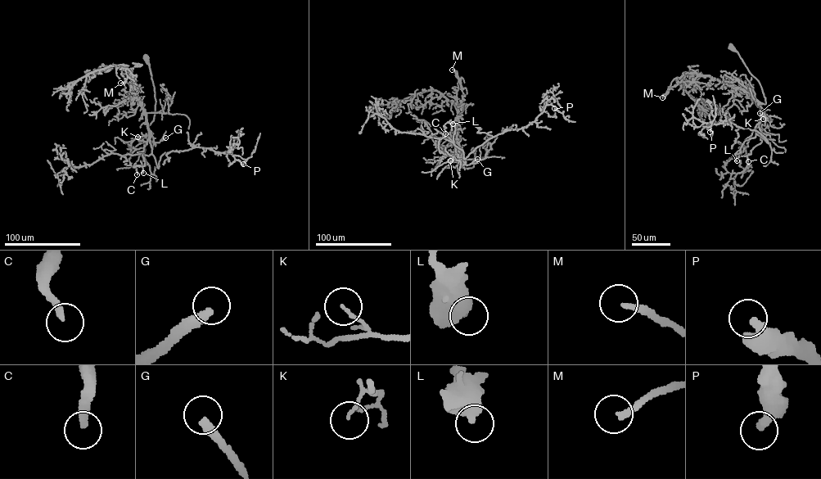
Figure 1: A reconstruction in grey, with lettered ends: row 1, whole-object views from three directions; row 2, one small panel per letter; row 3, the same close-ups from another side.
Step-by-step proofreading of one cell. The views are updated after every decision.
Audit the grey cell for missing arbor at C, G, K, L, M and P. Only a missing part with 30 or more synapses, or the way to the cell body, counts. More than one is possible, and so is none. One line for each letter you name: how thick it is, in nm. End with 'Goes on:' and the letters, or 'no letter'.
C: 240 nm thick
G: 360 nm thick
M: 200 nm thick
Goes on: C, G, M

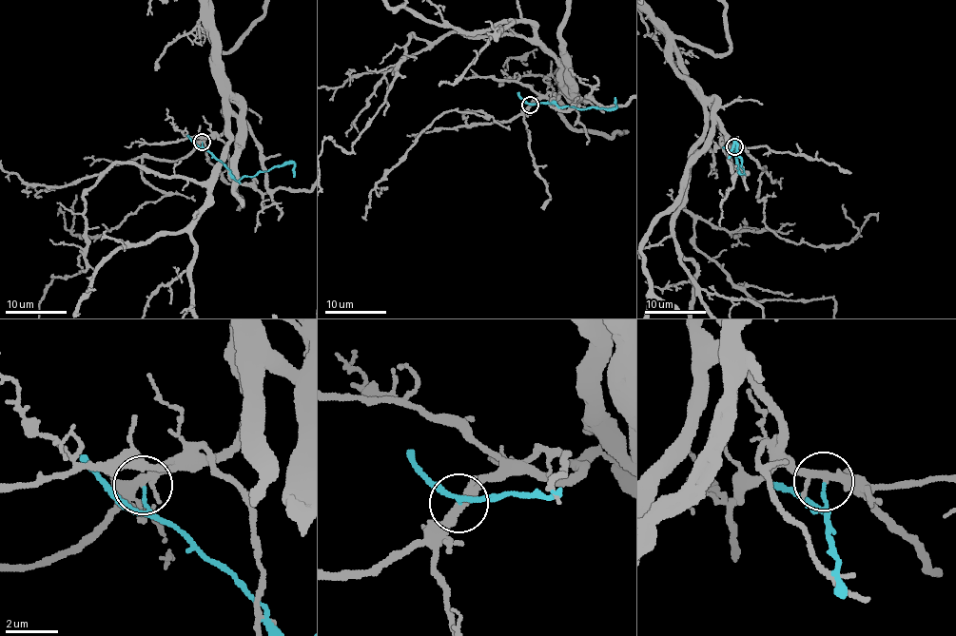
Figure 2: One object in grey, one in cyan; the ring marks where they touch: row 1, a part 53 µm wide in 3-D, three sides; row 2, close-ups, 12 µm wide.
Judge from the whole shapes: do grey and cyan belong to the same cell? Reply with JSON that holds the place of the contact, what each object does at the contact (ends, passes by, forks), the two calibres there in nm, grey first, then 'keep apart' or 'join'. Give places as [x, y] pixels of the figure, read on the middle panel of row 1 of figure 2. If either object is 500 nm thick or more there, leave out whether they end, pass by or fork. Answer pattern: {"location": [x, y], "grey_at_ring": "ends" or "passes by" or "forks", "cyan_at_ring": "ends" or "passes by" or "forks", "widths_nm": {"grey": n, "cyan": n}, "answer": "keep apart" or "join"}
{"location": [530, 105], "grey_at_ring": "forks", "cyan_at_ring": "passes by", "widths_nm": {"grey": 280, "cyan": 80}, "answer": "keep apart"}

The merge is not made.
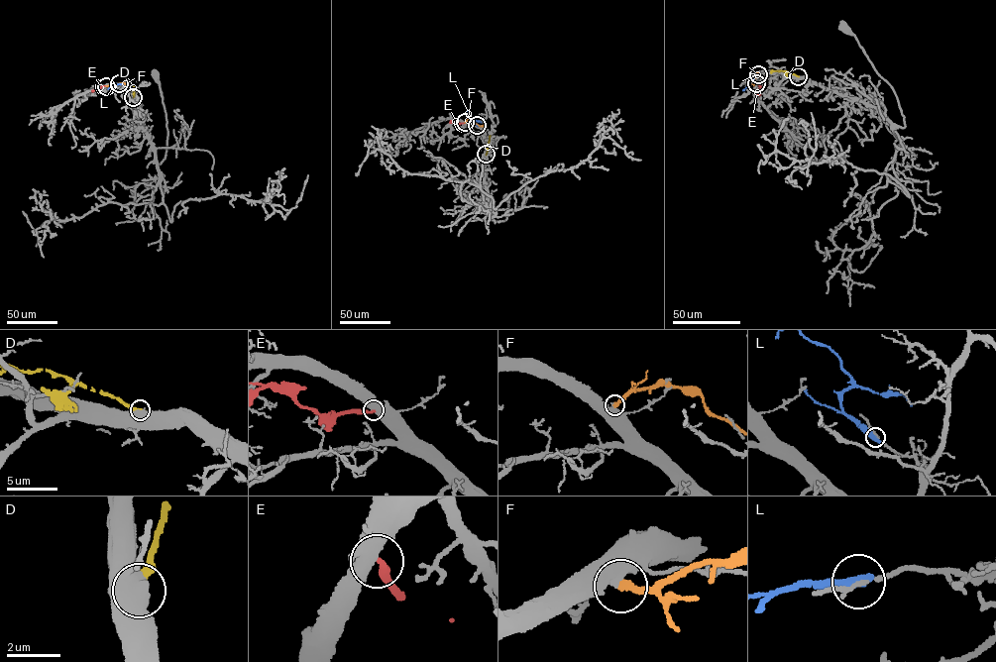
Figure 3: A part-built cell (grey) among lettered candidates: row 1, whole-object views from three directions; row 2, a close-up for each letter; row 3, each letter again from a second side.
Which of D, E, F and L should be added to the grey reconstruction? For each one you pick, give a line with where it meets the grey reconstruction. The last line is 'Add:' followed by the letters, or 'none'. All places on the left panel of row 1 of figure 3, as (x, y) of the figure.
Add: none

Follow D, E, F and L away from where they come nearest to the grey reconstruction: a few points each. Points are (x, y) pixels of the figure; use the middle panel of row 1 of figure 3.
D: (486, 154), (490, 135)
E: (463, 123), (450, 122)
F: (465, 122), (472, 120), (485, 125)
L: (477, 126), (467, 111)

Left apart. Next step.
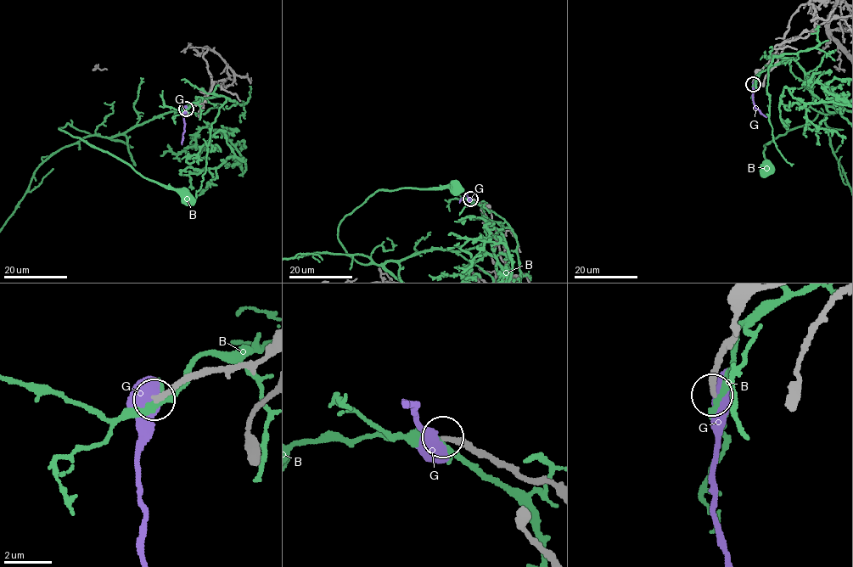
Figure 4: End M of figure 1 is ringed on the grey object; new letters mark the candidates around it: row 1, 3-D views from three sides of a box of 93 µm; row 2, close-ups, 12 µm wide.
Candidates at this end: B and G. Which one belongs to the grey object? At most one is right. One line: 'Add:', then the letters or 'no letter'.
Add: no letter

